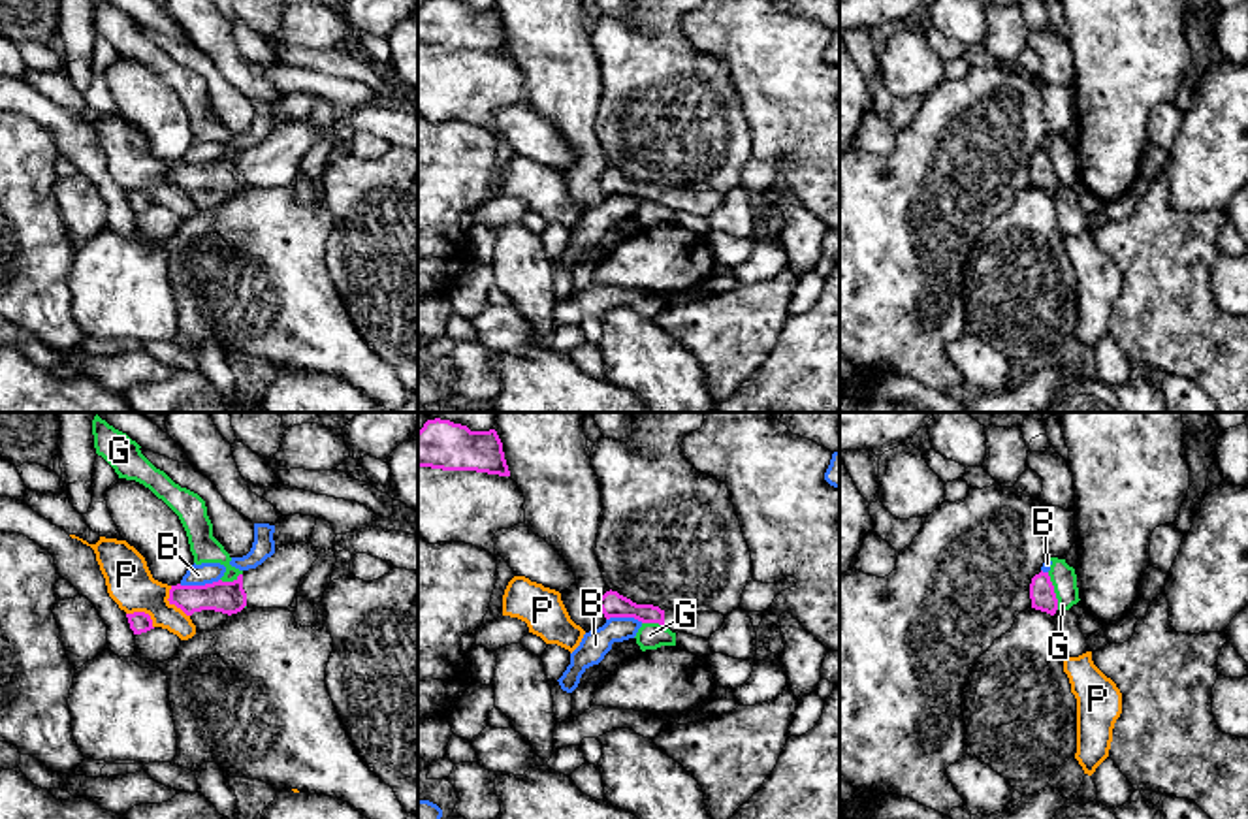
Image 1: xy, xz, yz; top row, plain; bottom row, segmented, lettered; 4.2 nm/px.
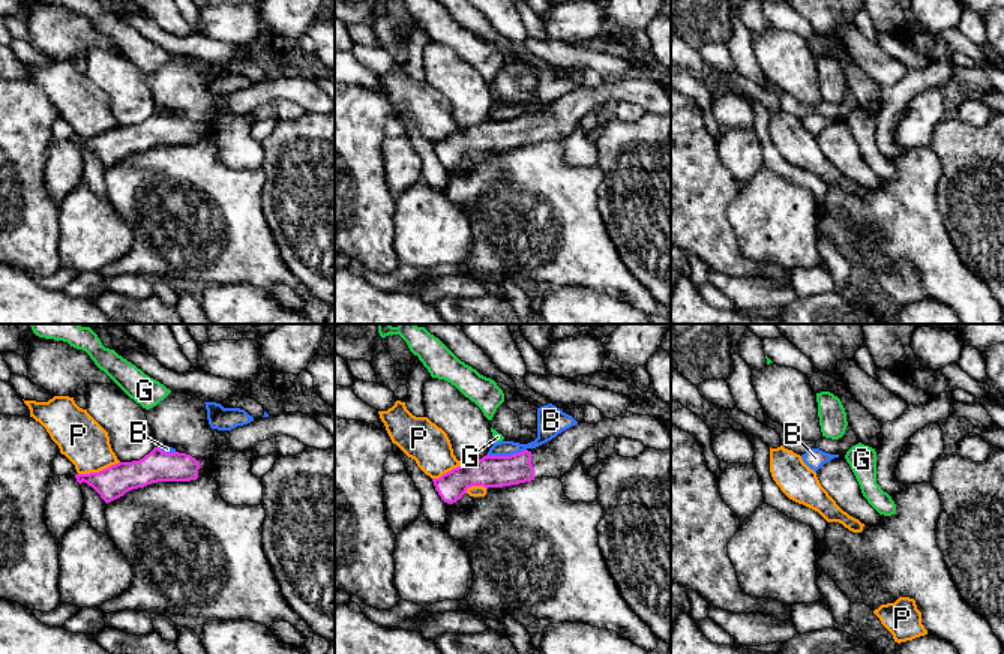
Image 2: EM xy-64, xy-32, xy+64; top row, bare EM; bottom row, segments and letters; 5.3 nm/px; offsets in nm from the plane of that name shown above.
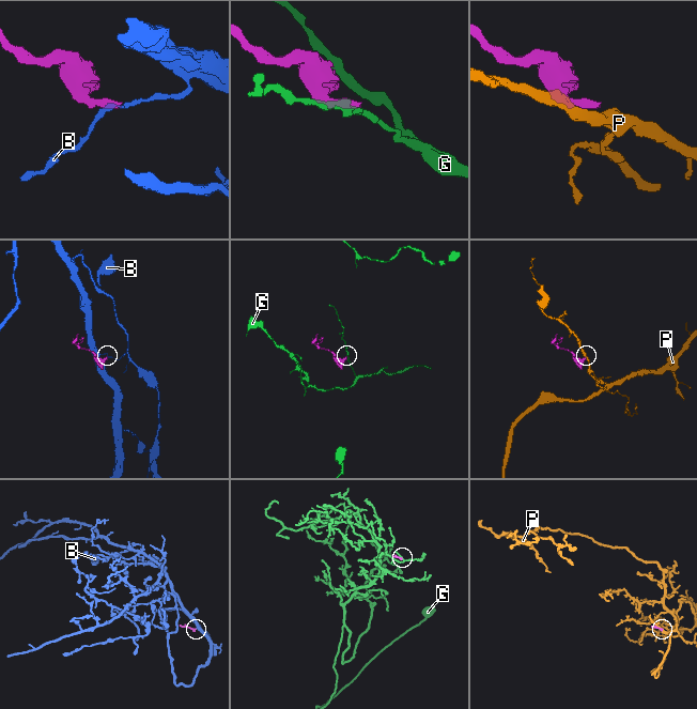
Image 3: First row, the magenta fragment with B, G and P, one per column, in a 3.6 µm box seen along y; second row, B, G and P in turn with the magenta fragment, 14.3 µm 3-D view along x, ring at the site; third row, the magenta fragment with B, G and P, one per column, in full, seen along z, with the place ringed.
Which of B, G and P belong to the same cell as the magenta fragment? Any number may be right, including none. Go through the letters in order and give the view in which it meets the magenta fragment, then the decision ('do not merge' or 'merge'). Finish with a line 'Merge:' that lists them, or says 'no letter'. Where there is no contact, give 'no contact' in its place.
B: xy | do not merge
G: yz | do not merge
P: xy | do not merge
Merge: no letter

